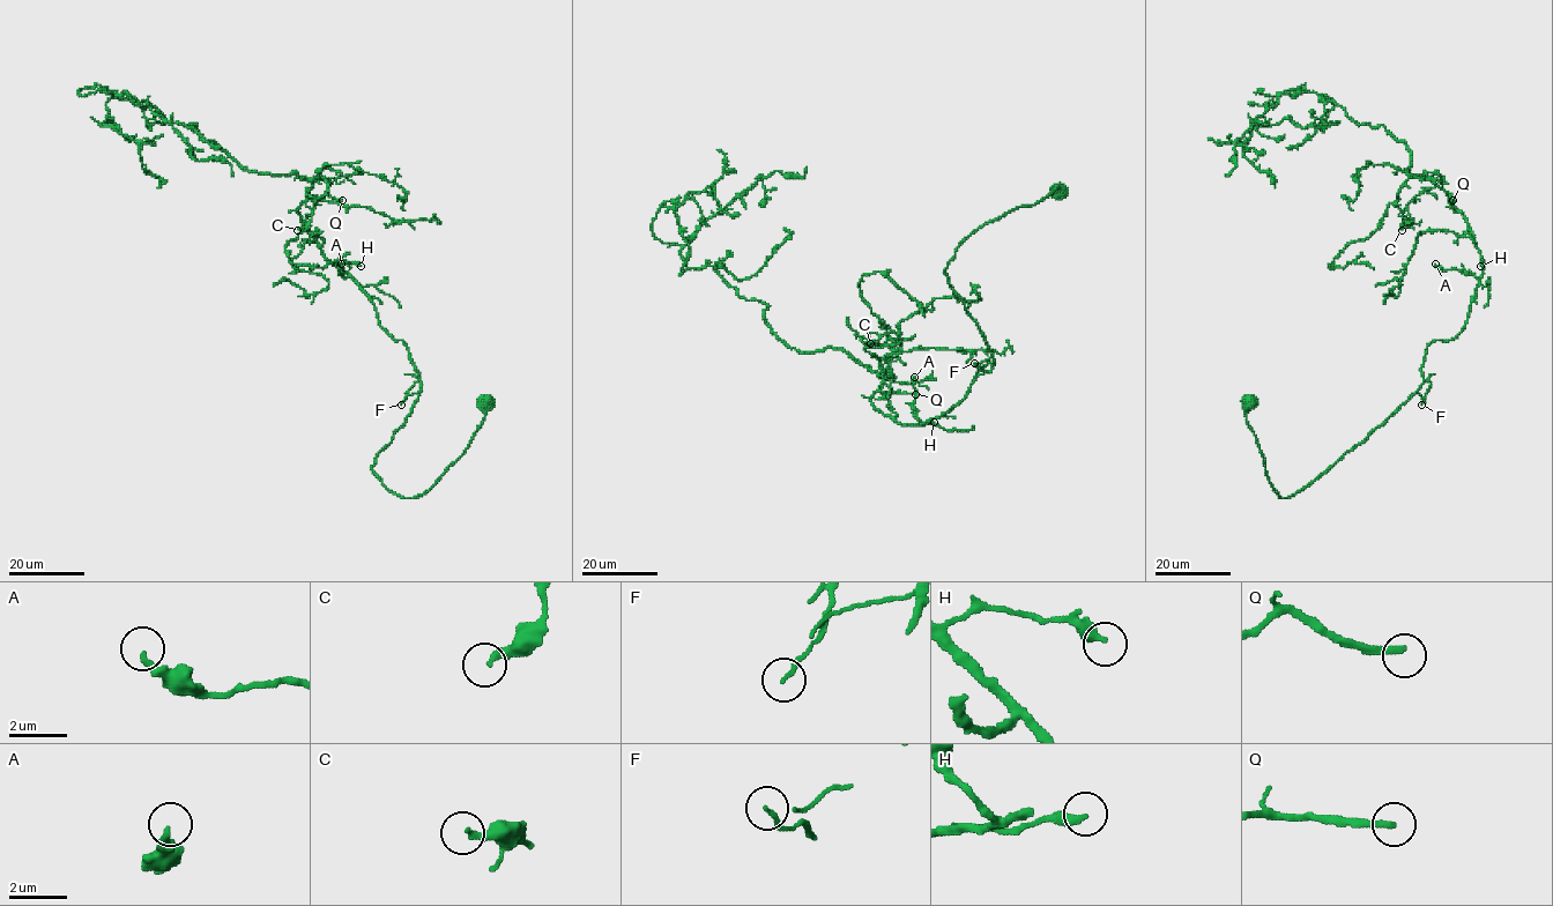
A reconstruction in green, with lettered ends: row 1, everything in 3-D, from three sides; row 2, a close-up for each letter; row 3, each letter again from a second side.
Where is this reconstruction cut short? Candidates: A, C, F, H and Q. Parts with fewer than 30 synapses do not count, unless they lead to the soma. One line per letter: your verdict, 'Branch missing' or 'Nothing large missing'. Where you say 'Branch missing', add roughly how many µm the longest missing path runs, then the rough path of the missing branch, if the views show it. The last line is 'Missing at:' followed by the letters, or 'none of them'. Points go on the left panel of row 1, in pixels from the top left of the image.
A: Nothing large missing
C: Nothing large missing
F: Nothing large missing
H: Nothing large missing
Q: Branch missing. Missing length about 40 µm. Course of what is missing: (342, 200), (366, 200), (377, 193), (384, 194), (396, 200), (413, 218), (379, 252)
Missing at: Q

